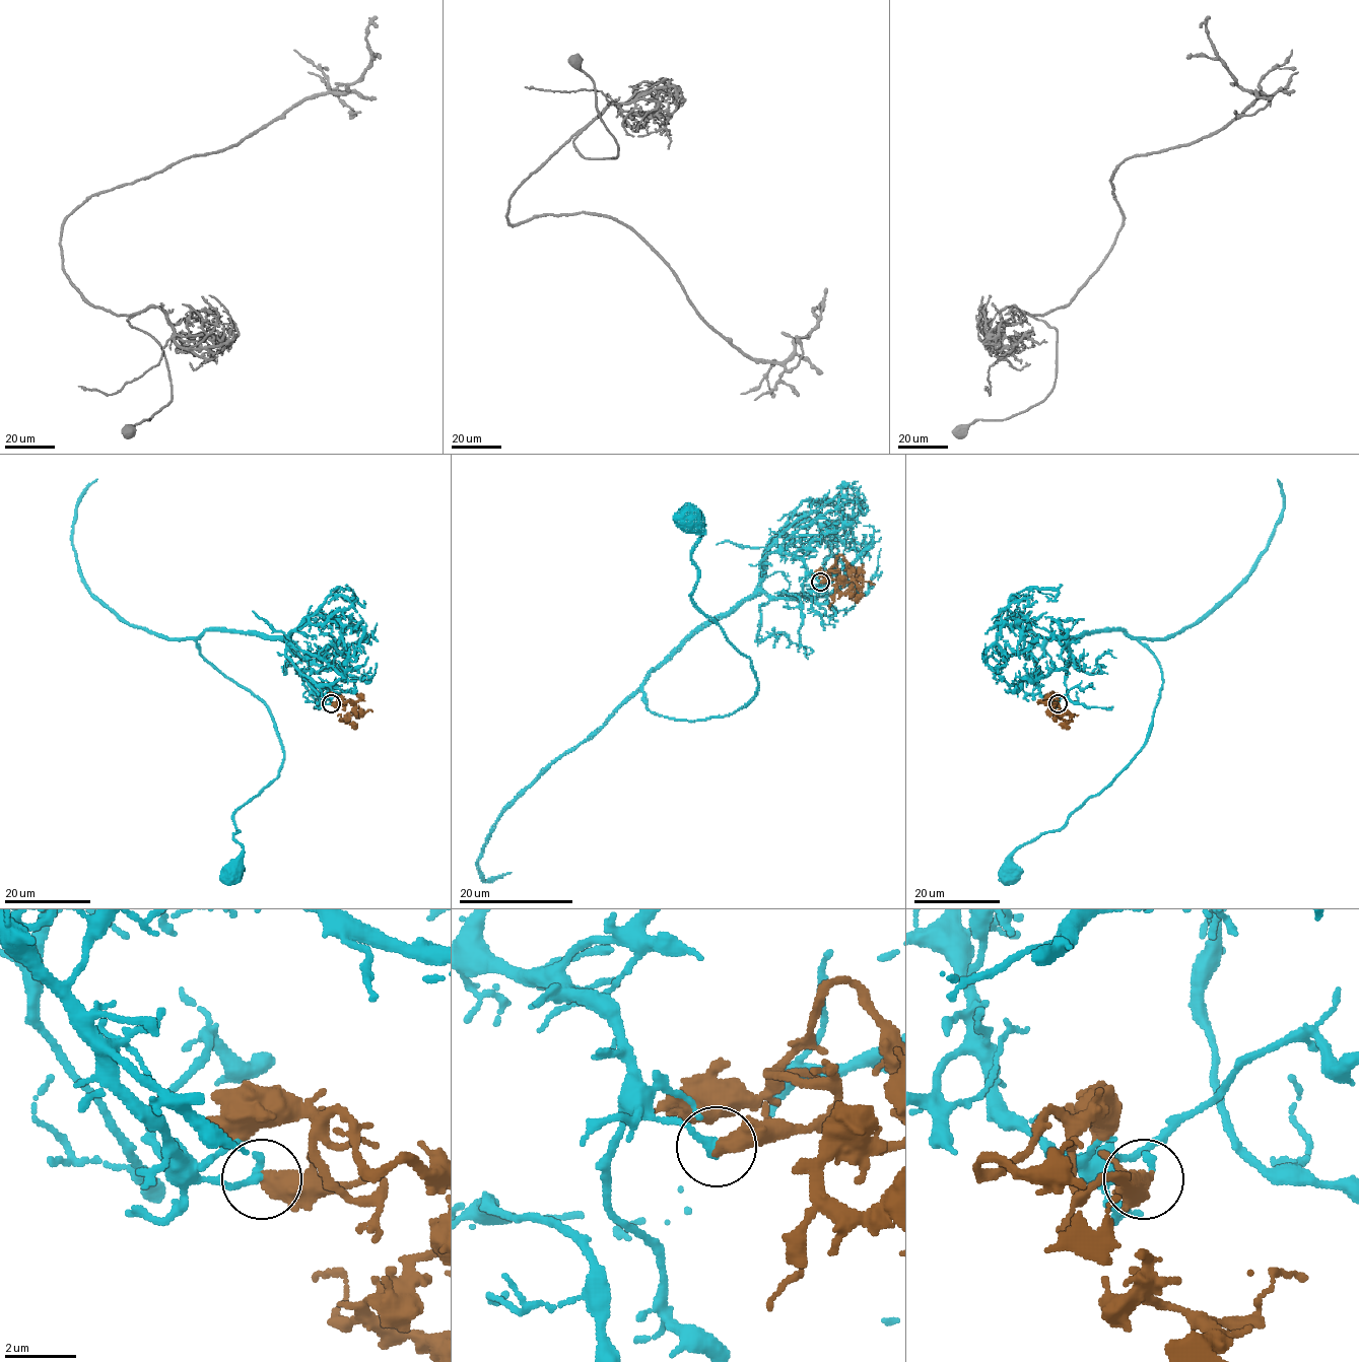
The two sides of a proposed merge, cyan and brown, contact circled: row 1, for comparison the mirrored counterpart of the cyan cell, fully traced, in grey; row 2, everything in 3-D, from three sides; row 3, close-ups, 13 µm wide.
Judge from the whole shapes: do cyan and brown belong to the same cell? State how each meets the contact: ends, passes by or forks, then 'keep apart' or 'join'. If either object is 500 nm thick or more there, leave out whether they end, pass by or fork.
keep apart

